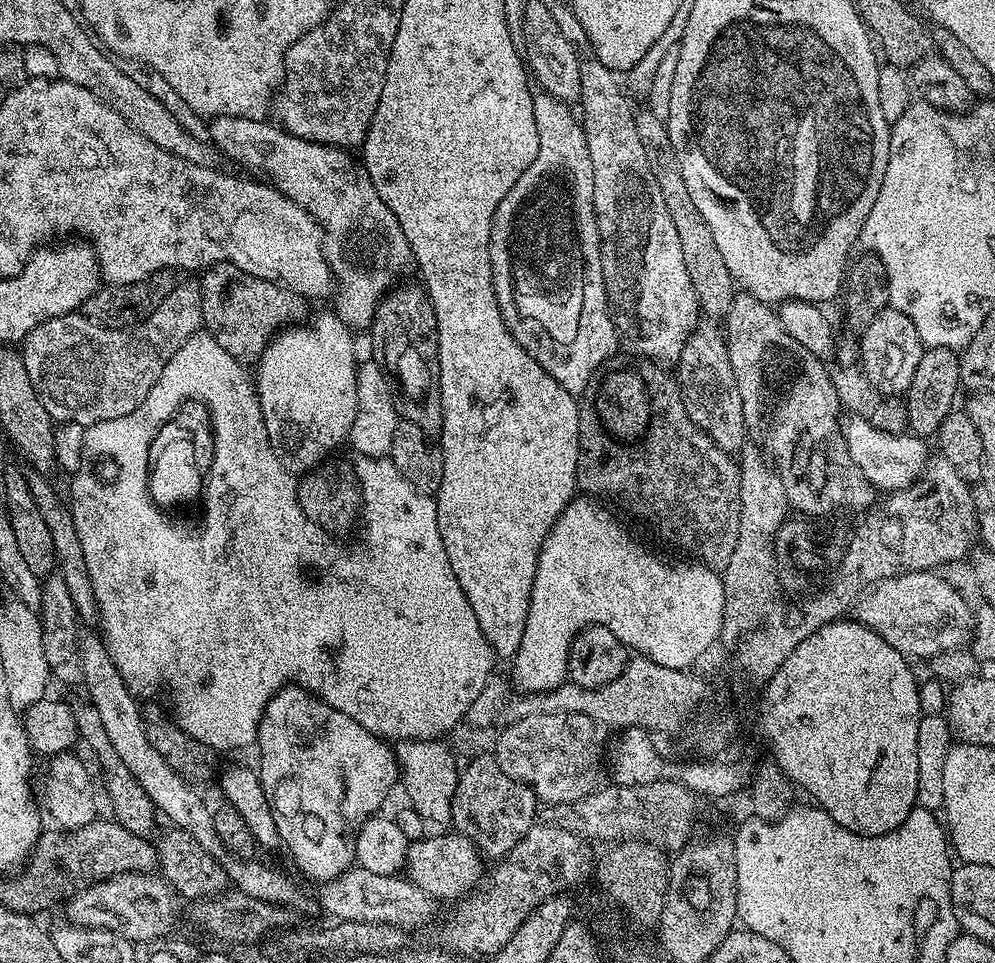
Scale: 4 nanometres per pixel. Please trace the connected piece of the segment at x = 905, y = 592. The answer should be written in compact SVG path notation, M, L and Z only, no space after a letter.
M929 570L926 572L903 572L901 576L891 576L868 589L856 602L854 619L857 624L865 624L874 634L881 636L894 650L909 658L925 656L931 658L940 652L964 648L973 639L974 608L968 600L948 580Z

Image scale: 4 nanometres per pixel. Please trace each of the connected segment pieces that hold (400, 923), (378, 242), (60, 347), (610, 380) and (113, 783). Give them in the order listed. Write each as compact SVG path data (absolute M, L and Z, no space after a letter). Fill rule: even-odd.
M359 866L349 867L333 880L325 880L319 885L319 907L325 908L337 921L353 920L354 922L374 922L391 924L394 928L409 930L420 928L432 920L438 908L437 901L418 890L411 881L399 875L383 876L370 874L370 870Z
M214 116L207 121L207 139L221 153L225 152L232 160L241 160L248 168L257 168L265 172L272 187L281 192L288 200L298 202L319 222L324 230L324 257L332 271L334 281L334 311L343 324L353 330L367 329L376 319L376 307L389 295L392 283L409 267L413 267L412 247L398 226L398 218L378 198L374 182L370 182L363 163L351 160L343 148L334 148L330 144L319 144L313 140L303 140L285 132L283 128L267 119L234 118L233 116Z
M180 282L160 303L158 310L134 328L107 328L85 316L83 311L68 312L34 326L22 341L22 355L26 374L30 374L30 382L34 382L34 390L53 421L87 426L110 418L122 418L122 414L138 410L138 406L146 402L150 386L158 382L162 366L166 366L166 362L170 362L170 358L174 358L174 354L178 354L184 343L201 328L199 287L195 283Z
M617 354L596 369L578 400L580 449L576 487L589 497L603 498L609 505L617 504L622 511L645 520L666 543L685 552L688 555L685 557L708 568L723 570L738 542L740 466L686 414L677 377L664 368L667 367L663 363L643 356Z
M78 700L75 703L72 702L69 708L71 713L74 714L79 741L82 744L85 743L90 748L97 764L102 770L102 776L106 784L106 794L112 806L113 813L111 812L111 815L118 824L124 829L130 830L132 834L138 834L145 838L149 837L151 835L149 832L153 830L156 818L158 819L158 811L137 780L130 774L126 765L118 757L114 747L112 747L112 742L108 738L99 712L97 712L90 701L82 700Z

